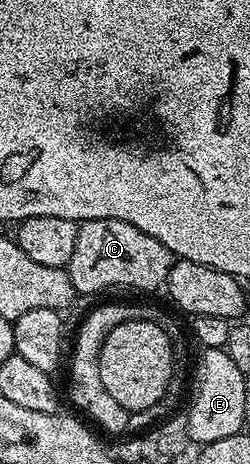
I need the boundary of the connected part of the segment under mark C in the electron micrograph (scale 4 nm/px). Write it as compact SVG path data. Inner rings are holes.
M95 219L80 222L75 252L71 255L67 272L74 294L101 293L108 285L122 285L125 289L158 289L165 284L174 263L174 255L159 239L151 239L139 227L119 219Z

